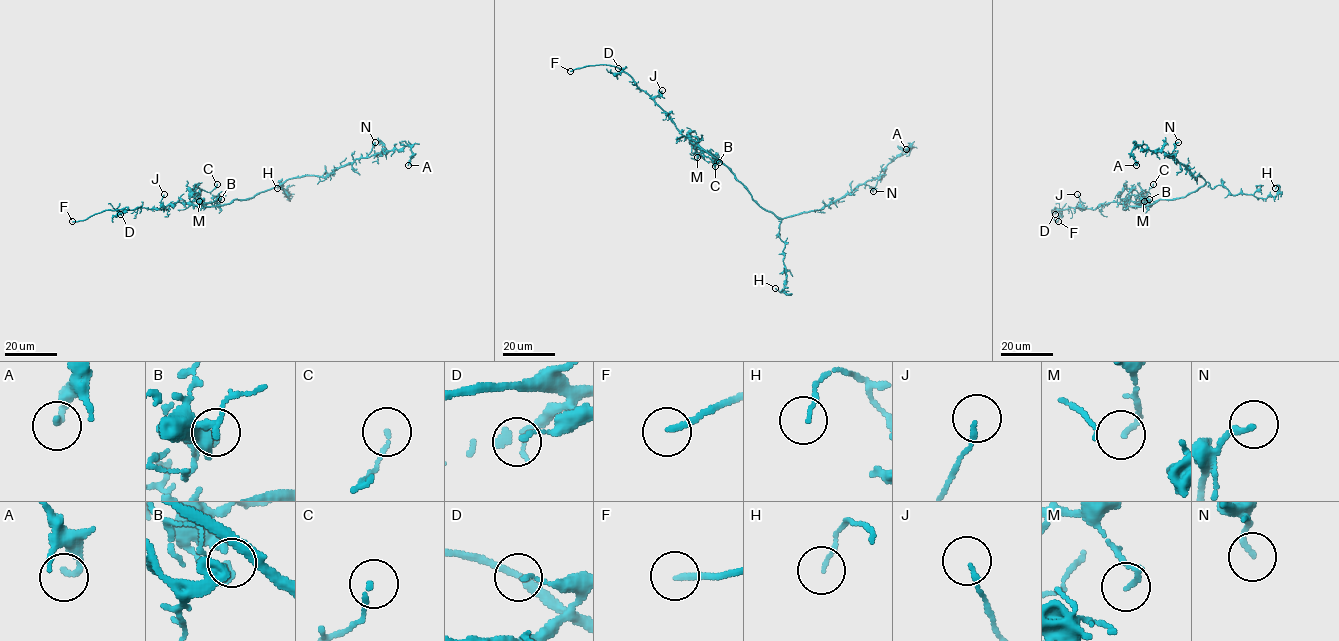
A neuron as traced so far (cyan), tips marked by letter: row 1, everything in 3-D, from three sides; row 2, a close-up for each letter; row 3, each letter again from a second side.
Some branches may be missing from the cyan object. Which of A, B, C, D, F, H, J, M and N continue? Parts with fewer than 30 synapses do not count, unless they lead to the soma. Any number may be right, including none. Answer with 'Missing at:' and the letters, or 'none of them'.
Missing at: F

